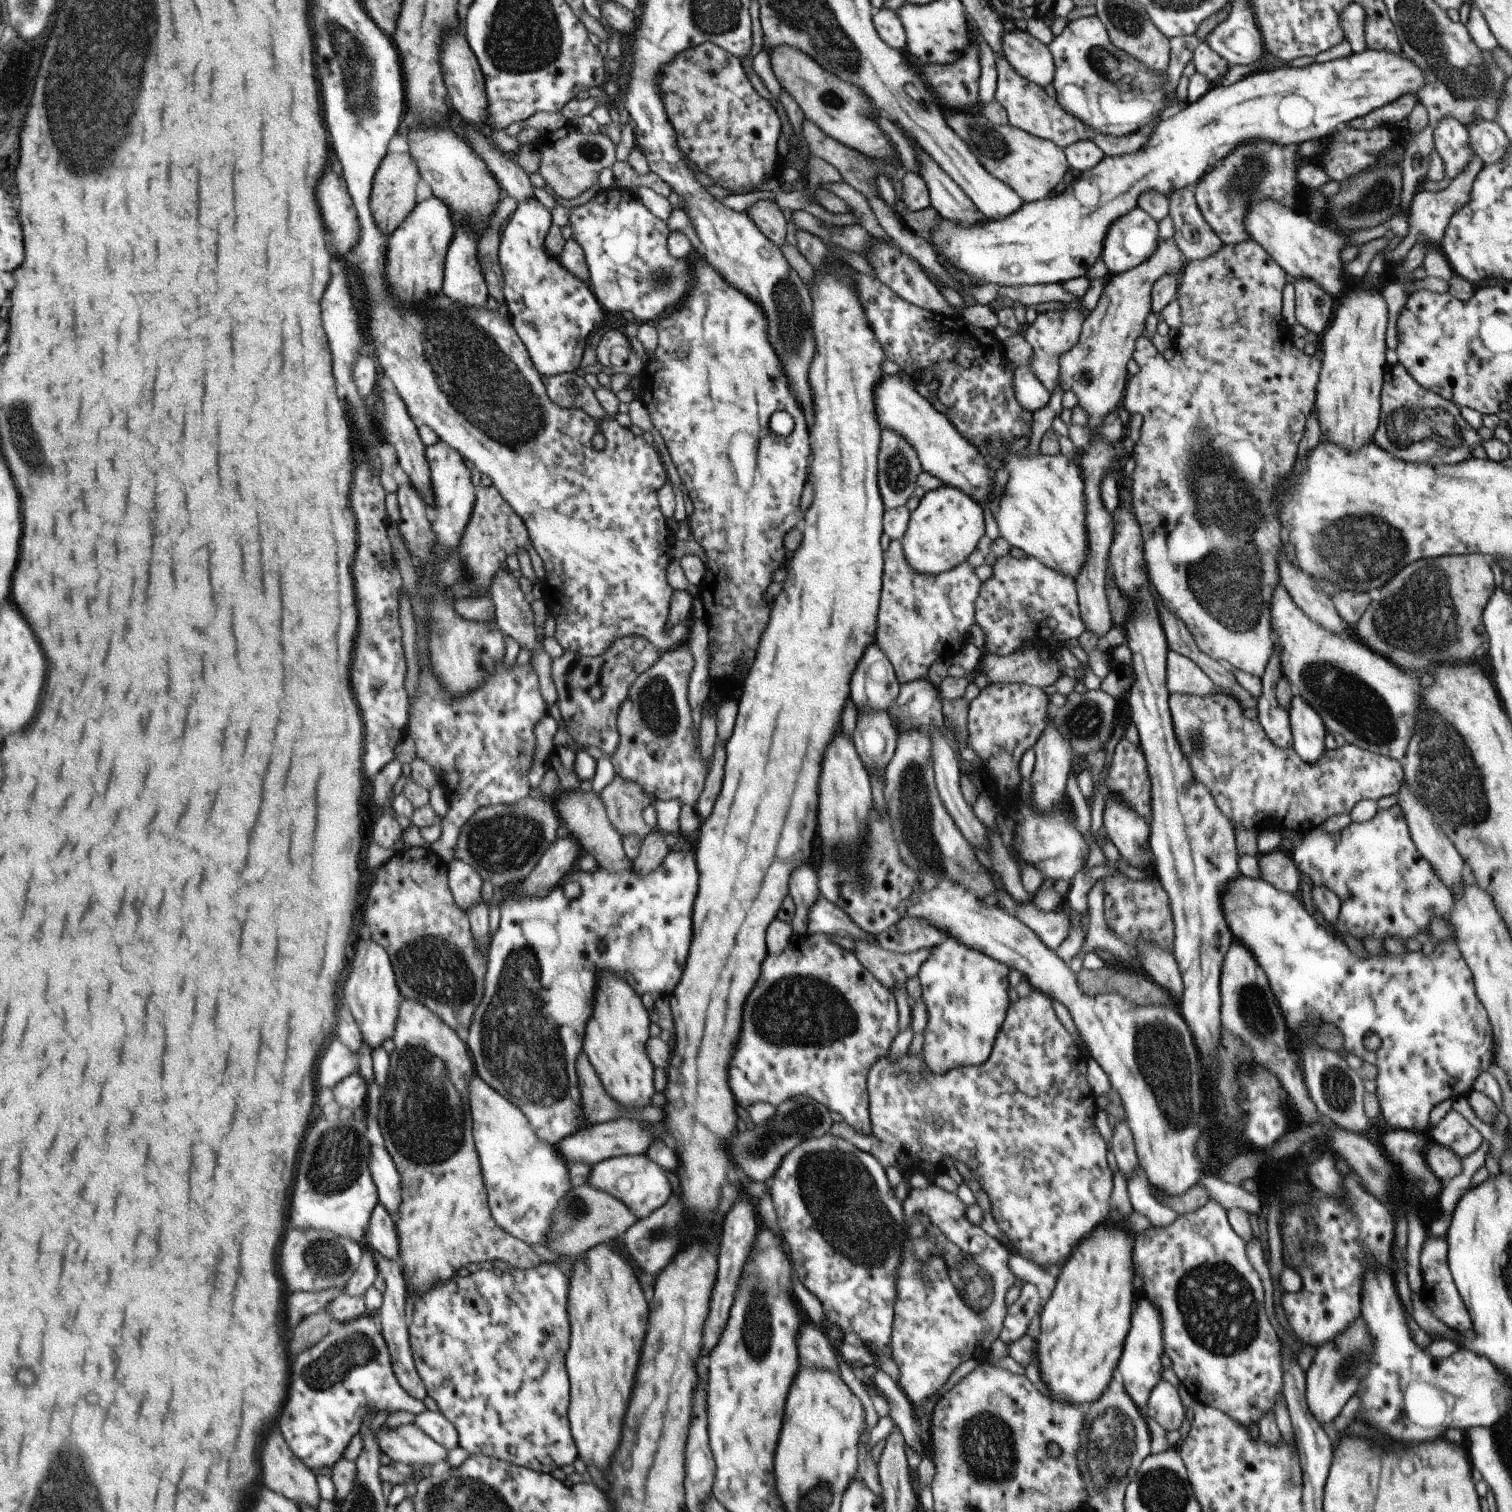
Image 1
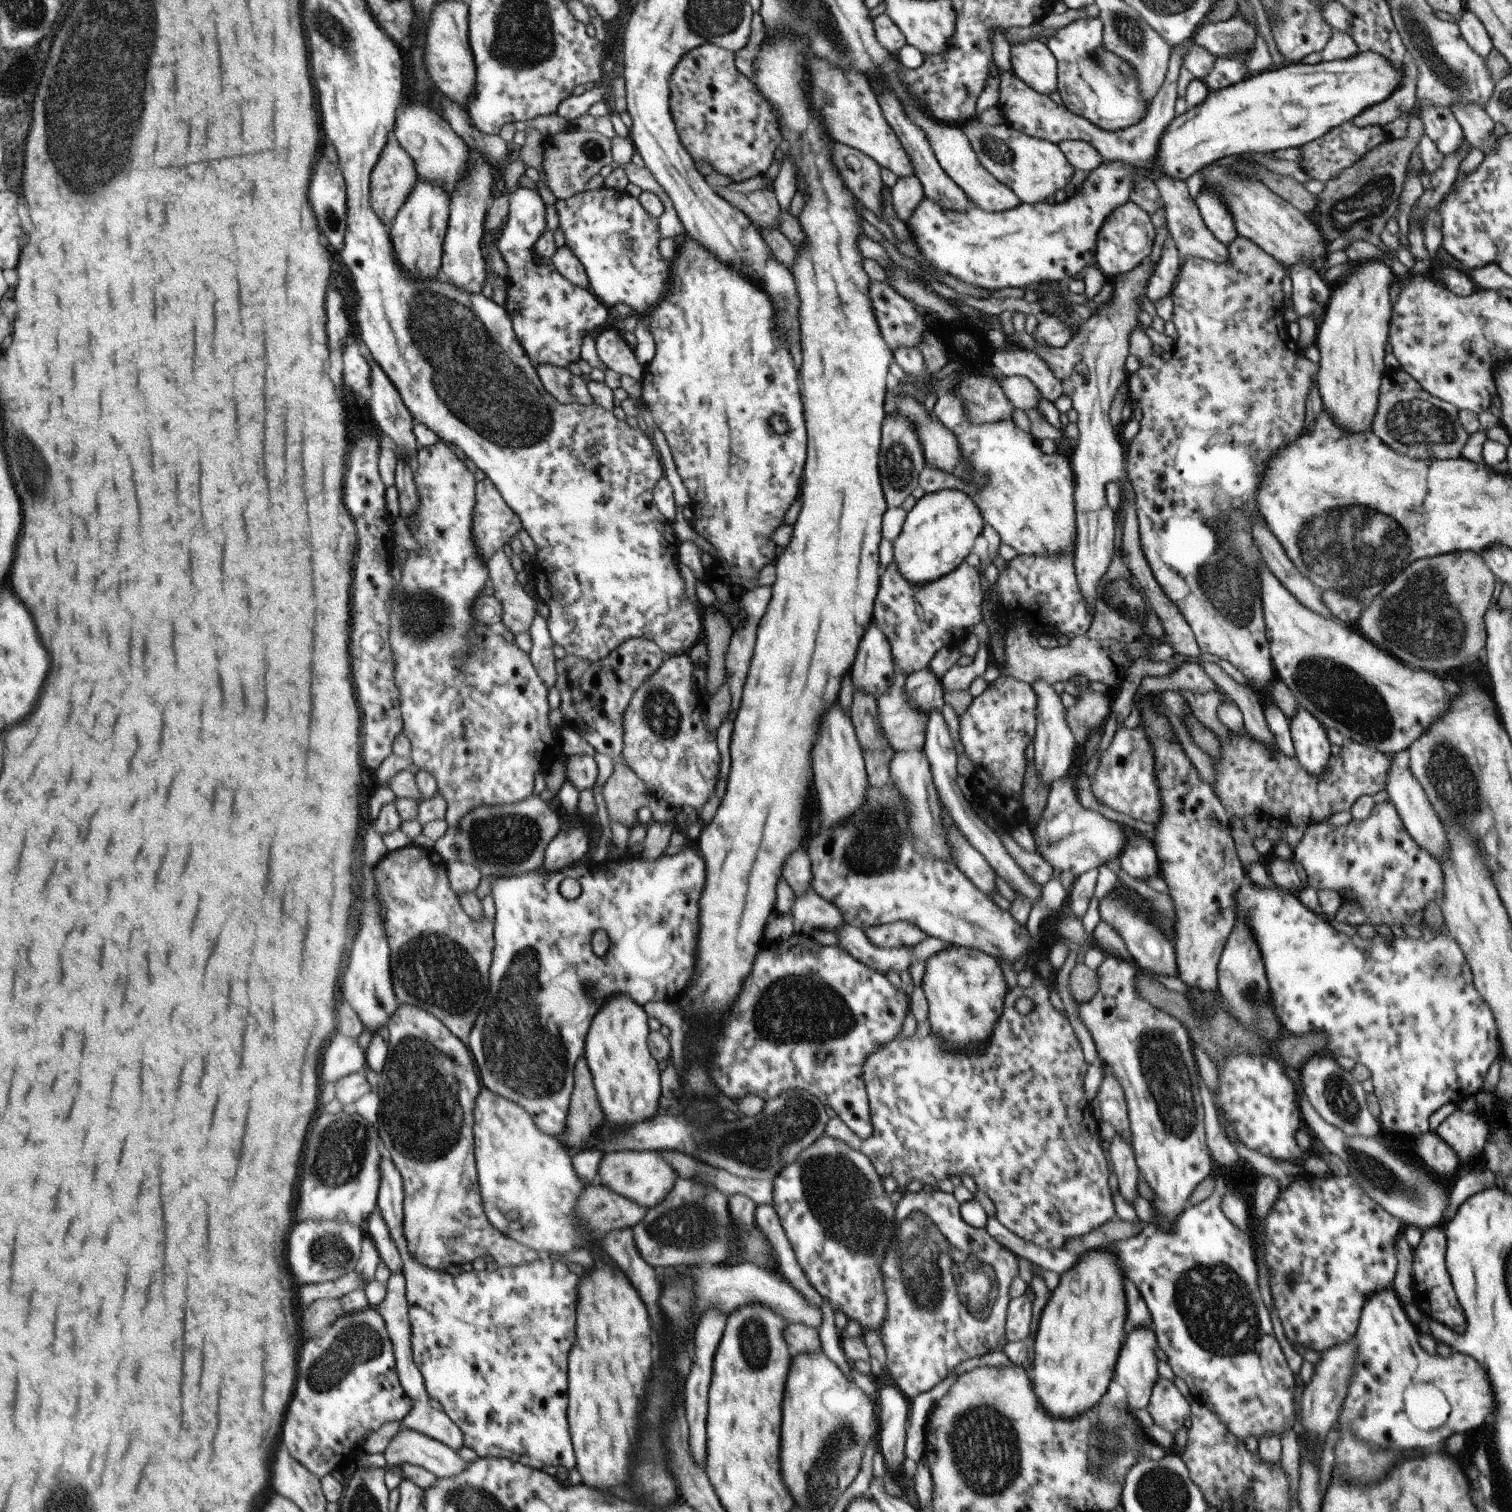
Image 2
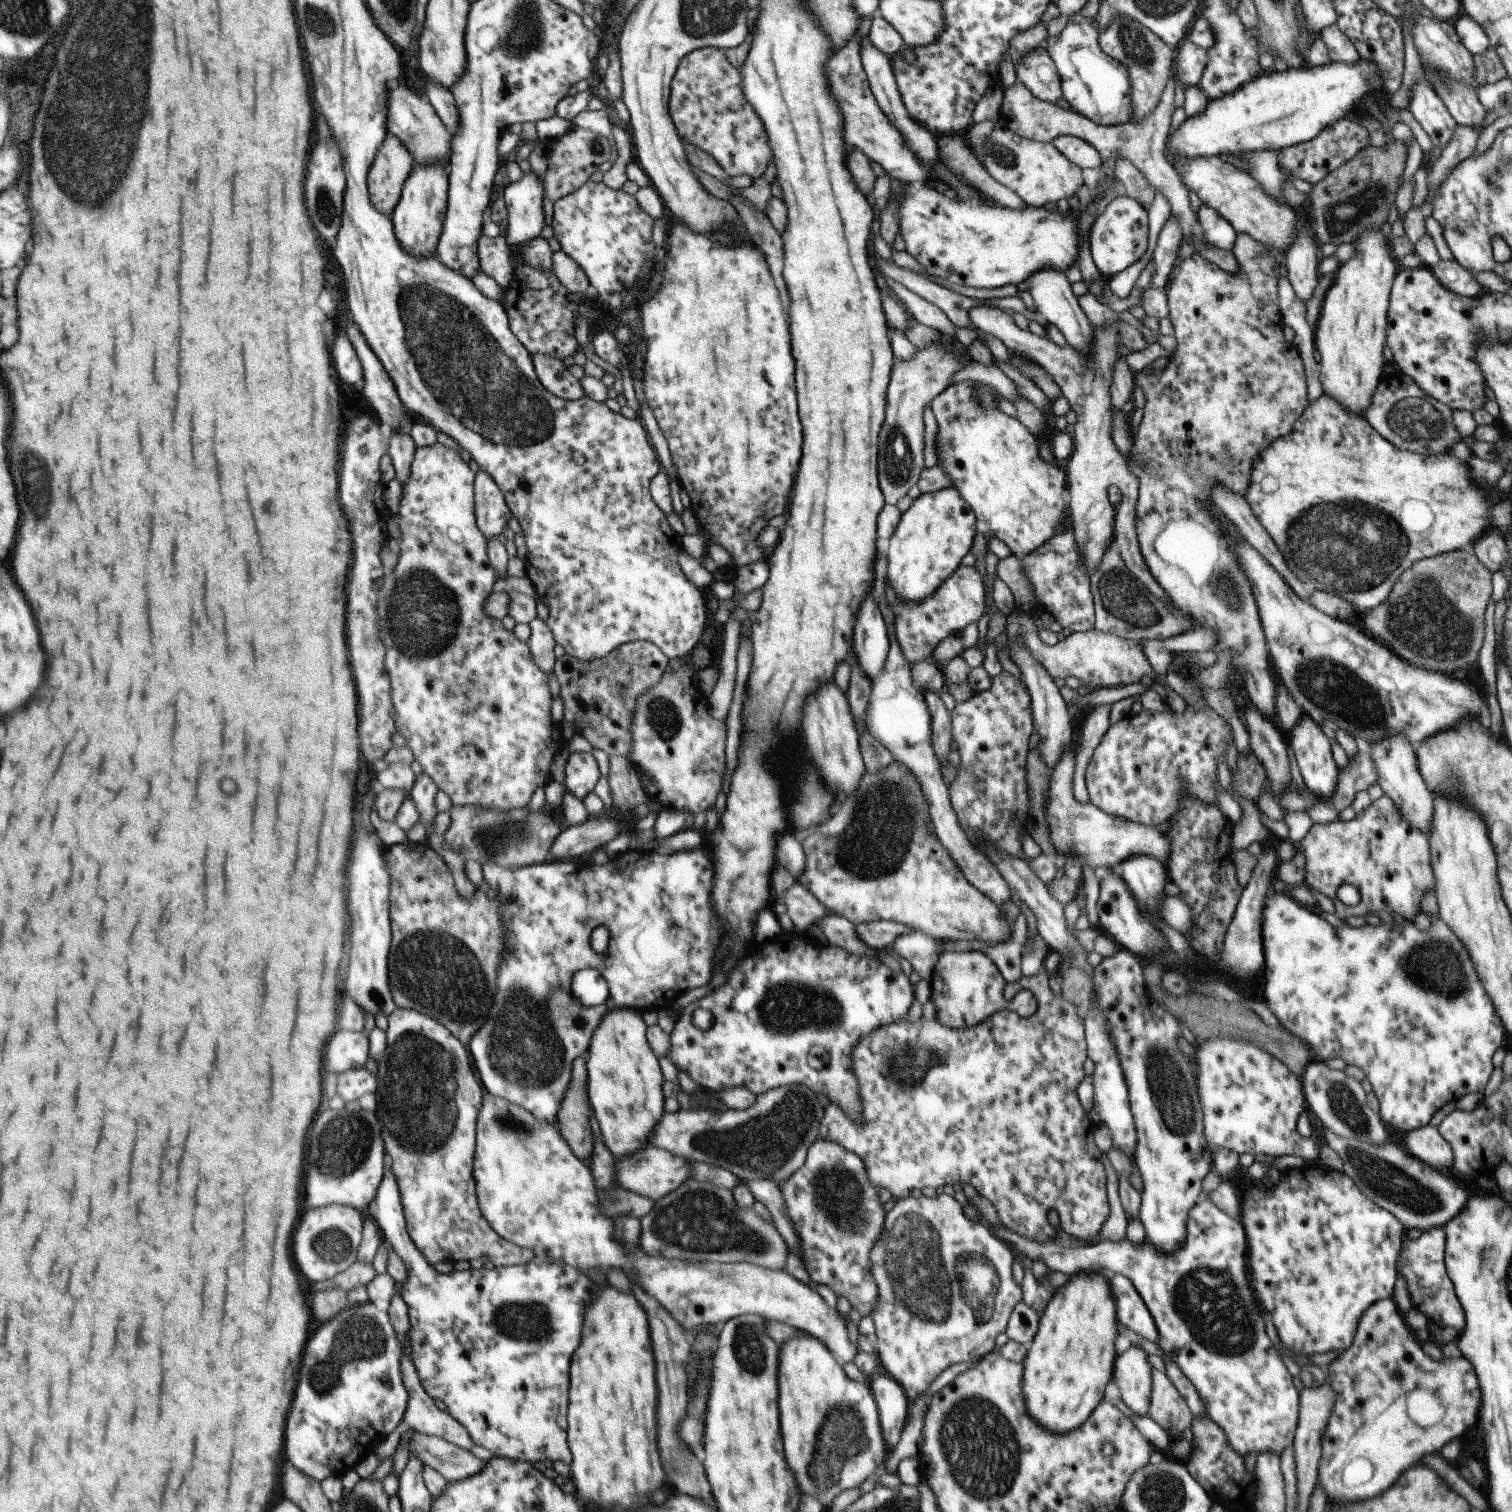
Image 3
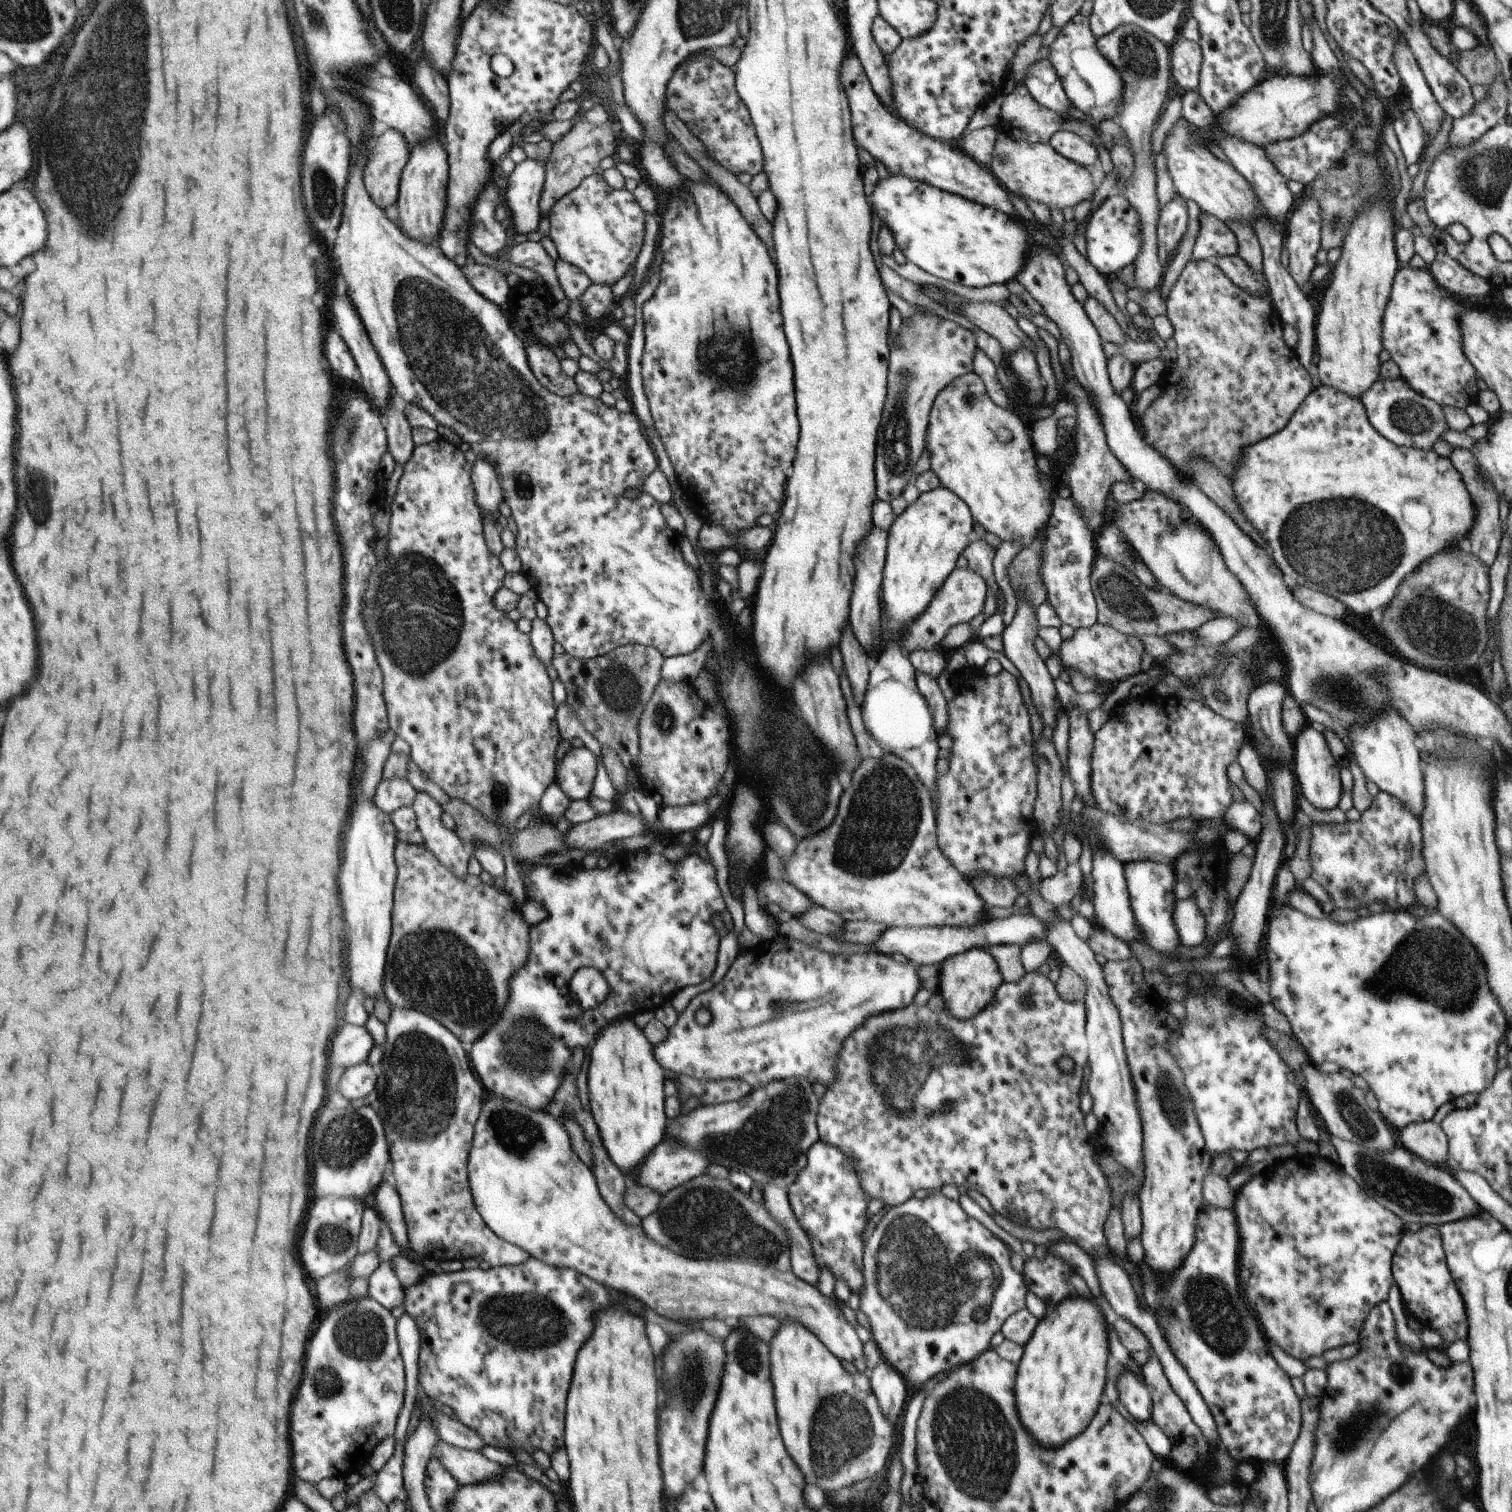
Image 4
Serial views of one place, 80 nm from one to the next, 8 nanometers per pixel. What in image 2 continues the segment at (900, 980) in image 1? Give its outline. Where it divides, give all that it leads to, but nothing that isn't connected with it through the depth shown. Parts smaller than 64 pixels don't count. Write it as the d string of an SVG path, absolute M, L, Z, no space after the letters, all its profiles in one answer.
M843 922L843 924L837 928L835 935L838 940L837 944L841 949L845 950L845 952L852 958L855 958L855 960L859 960L861 964L865 964L867 968L871 968L871 970L875 970L875 972L881 972L881 974L886 974L889 970L901 973L908 970L909 966L911 966L915 960L927 960L929 956L936 954L939 950L943 950L945 946L949 946L949 944L941 942L939 938L928 937L925 938L923 942L917 942L916 946L910 948L892 947L885 949L870 944L863 931L859 928L855 928L855 926L851 926L851 924L847 924L847 922Z

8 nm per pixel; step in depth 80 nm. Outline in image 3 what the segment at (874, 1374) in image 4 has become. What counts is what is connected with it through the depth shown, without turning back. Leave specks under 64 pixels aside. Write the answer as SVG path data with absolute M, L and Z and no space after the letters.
M883 1374L871 1382L868 1380L867 1383L876 1404L886 1452L891 1452L898 1443L906 1423L909 1400L891 1376Z

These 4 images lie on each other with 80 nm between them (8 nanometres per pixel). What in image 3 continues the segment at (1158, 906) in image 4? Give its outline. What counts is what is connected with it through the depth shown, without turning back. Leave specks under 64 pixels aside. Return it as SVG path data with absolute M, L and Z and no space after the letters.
M1137 854L1123 860L1119 870L1124 884L1133 892L1133 896L1145 904L1151 914L1161 919L1156 908L1159 902L1157 898L1163 896L1161 892L1161 886L1165 882L1163 864L1151 856Z

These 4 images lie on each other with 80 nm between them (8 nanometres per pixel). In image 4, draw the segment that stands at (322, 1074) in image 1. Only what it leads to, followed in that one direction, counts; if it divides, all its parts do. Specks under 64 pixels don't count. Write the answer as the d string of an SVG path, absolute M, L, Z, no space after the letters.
M354 1024L343 1026L339 1036L335 1036L335 1044L331 1046L331 1066L349 1068L365 1062L375 1045L373 1035L362 1027Z

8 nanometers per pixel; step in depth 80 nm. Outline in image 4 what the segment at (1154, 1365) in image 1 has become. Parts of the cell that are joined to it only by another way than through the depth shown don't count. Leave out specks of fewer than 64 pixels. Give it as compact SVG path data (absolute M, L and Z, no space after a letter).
M1123 1368L1115 1381L1118 1402L1123 1404L1123 1408L1133 1418L1140 1421L1150 1420L1151 1401L1144 1380L1129 1368Z

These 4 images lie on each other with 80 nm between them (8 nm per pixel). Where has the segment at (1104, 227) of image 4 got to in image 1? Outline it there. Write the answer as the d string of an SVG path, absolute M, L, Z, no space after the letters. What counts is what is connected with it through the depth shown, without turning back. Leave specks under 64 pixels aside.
M1138 207L1129 210L1127 214L1119 216L1109 228L1107 228L1107 234L1103 238L1103 246L1101 246L1100 259L1105 268L1107 268L1108 274L1115 275L1131 270L1147 260L1151 254L1155 251L1158 244L1157 237L1157 224L1153 221L1151 216L1148 216L1143 210Z

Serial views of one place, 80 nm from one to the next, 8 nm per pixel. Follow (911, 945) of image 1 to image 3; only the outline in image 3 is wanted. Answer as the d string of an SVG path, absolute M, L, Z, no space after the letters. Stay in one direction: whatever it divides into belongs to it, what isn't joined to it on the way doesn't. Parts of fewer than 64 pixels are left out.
M873 921L854 925L859 938L872 949L887 950L898 936L909 933L910 928L891 921Z

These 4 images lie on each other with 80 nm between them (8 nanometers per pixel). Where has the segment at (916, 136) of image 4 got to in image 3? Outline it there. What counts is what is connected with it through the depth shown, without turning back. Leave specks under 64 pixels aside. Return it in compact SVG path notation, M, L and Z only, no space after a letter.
M867 15L860 18L859 22L857 22L859 24L857 30L845 43L845 48L839 50L837 54L833 54L823 64L829 92L835 94L835 104L837 104L839 114L843 118L843 130L841 130L843 142L847 146L859 148L871 161L885 170L891 179L911 184L928 184L931 179L941 179L944 183L948 184L948 190L951 190L957 198L975 198L982 202L976 191L961 183L939 160L936 160L936 163L932 167L921 164L913 152L909 150L901 134L887 120L887 117L881 112L881 109L874 101L859 56L861 37L867 35L874 16Z

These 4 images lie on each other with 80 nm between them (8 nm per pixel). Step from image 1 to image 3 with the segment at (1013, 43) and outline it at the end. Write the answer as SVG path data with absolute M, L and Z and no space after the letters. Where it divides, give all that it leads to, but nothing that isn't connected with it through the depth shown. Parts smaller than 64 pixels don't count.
M1044 45L1026 52L1014 62L1017 80L1021 81L1035 98L1050 103L1061 98L1059 77Z

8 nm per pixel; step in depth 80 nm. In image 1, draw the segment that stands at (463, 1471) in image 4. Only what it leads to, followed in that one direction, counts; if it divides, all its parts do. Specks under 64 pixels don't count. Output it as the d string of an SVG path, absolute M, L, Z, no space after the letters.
M415 1423L397 1428L381 1426L376 1432L381 1452L417 1468L445 1465L448 1450L423 1432Z

